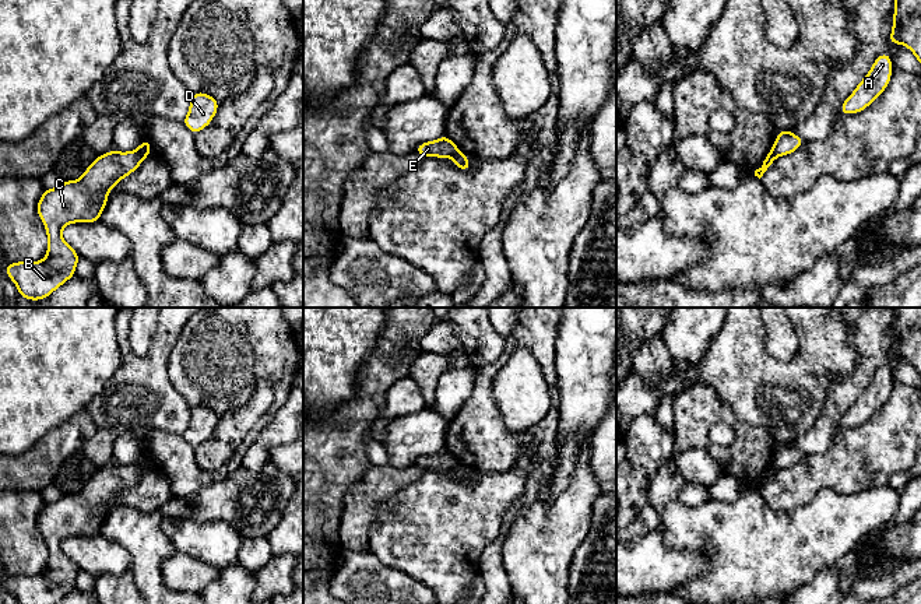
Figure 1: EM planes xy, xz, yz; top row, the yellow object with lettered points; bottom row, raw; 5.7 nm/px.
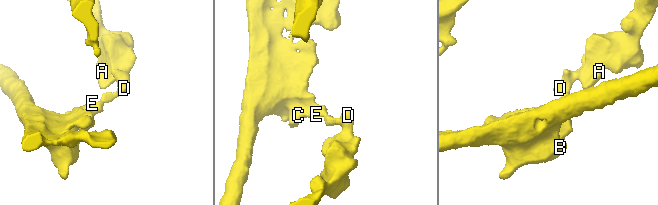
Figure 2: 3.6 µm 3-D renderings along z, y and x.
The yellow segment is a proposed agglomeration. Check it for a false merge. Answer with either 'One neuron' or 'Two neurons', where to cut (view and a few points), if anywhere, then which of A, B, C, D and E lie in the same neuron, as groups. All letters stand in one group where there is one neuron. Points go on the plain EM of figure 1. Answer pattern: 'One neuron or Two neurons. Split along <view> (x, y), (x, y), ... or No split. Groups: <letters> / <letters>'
Two neurons. Split along xy (137, 463), (146, 469). Groups: A D / B C E

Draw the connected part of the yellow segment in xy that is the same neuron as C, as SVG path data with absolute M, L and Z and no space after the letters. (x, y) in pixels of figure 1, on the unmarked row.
M110 463L95 471L78 494L64 494L56 502L43 503L36 526L48 547L46 572L4 579L18 604L56 604L75 589L81 569L61 551L61 542L74 535L98 535L108 506L131 488L144 471L138 463Z

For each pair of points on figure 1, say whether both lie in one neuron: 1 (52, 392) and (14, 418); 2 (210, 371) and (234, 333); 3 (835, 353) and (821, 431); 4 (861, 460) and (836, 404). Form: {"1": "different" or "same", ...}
{"1": "same", "2": "same", "3": "different", "4": "different"}

